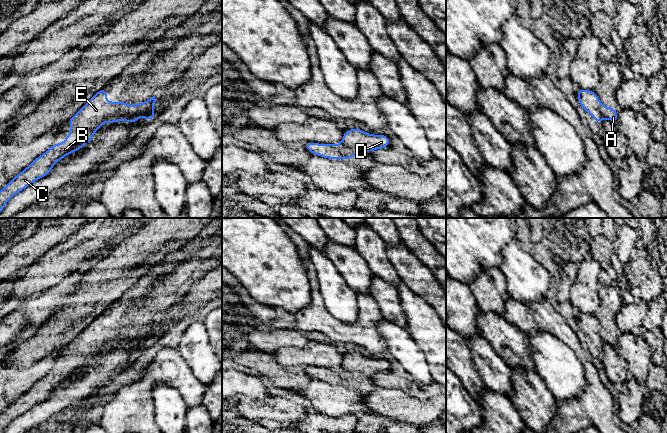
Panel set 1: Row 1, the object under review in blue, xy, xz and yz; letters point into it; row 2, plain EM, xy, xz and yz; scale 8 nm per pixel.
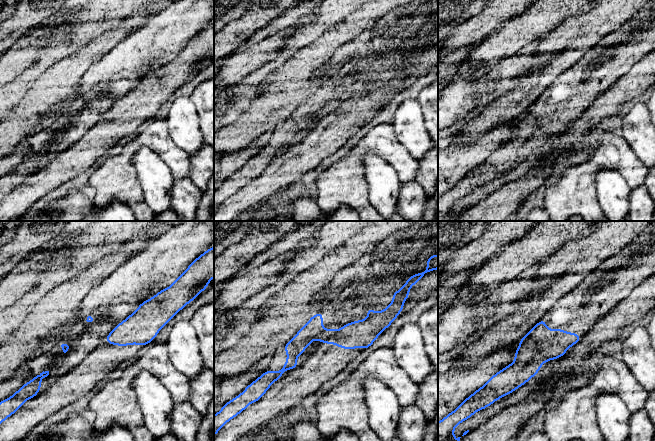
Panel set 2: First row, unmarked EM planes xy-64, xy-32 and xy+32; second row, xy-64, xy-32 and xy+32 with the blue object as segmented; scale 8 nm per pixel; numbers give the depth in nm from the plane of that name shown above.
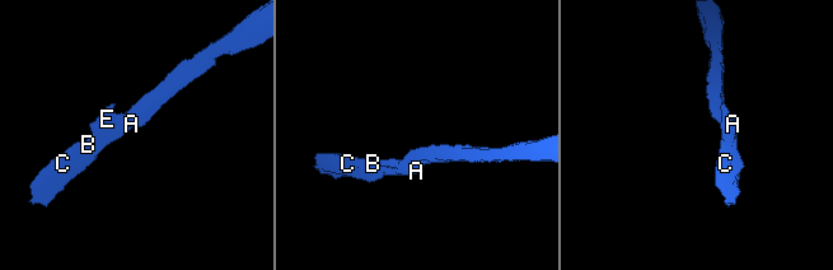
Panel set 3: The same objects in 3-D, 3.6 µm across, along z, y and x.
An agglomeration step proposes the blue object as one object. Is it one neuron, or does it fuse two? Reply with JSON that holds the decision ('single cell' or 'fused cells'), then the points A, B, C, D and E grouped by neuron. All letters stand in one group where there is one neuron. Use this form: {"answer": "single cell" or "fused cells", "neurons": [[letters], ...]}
{"answer": "fused cells", "neurons": [["A", "B", "C", "E"], ["D"]]}

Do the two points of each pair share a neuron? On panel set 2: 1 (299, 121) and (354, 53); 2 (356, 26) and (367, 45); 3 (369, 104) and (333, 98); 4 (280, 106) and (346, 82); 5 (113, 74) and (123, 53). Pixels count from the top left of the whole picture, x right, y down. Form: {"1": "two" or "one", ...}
{"1": "two", "2": "two", "3": "two", "4": "two", "5": "one"}

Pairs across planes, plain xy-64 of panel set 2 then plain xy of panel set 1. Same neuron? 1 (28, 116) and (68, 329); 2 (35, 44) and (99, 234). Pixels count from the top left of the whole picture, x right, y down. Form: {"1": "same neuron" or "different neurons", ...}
{"1": "same neuron", "2": "same neuron"}

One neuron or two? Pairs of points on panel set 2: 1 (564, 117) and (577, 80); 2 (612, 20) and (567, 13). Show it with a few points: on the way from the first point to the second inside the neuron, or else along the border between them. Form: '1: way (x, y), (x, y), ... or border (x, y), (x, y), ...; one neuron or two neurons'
1: way (564, 108), (564, 101), (576, 89); one neuron
2: border (578, 15), (565, 20); two neurons

